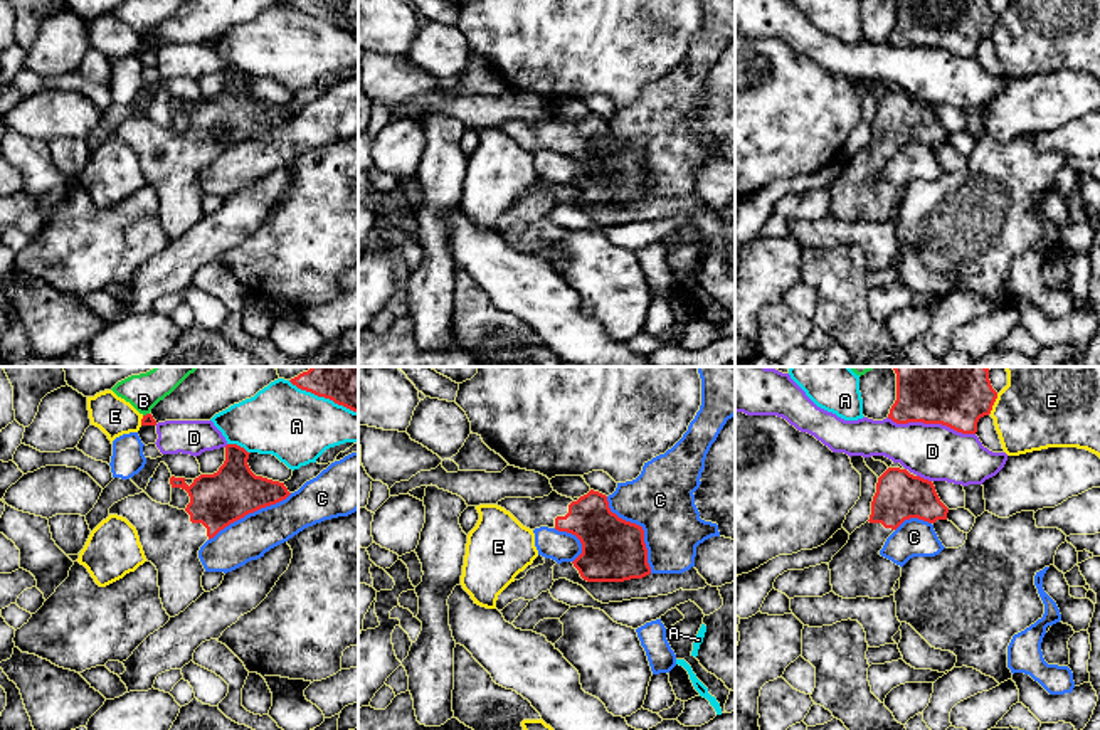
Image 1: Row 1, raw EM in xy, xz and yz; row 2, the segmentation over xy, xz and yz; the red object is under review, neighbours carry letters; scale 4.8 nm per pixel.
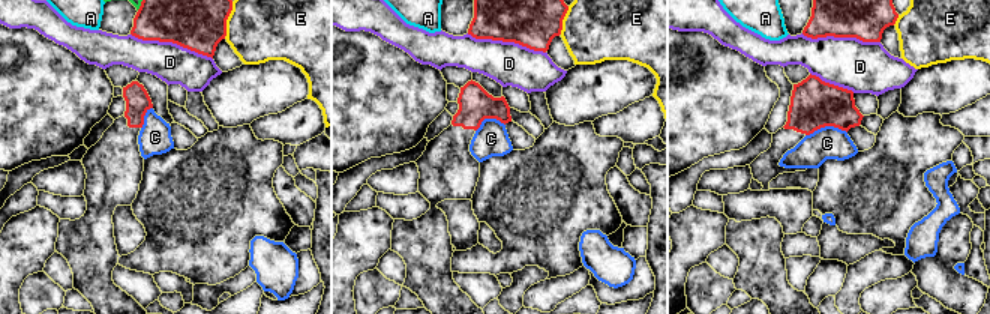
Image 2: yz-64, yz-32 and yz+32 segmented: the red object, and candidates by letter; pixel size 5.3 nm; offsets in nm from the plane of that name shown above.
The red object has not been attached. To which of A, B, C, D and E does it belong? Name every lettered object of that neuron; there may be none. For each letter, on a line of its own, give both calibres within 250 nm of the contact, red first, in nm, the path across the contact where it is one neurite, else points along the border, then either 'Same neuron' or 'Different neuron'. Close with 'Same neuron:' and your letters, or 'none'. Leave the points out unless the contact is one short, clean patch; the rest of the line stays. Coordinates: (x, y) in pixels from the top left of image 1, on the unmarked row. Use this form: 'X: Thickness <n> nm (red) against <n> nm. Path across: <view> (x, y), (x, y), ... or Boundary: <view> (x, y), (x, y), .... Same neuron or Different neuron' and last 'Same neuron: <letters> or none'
A: Thickness 160 nm (red) against 340 nm. Different neuron
B: Thickness 50 nm (red) against 160 nm. Different neuron
C: Thickness 300 nm (red) against 320 nm. Different neuron
D: Thickness 260 nm (red) against 280 nm. Different neuron
E: Thickness 260 nm (red) against 360 nm. Different neuron
Same neuron: none

